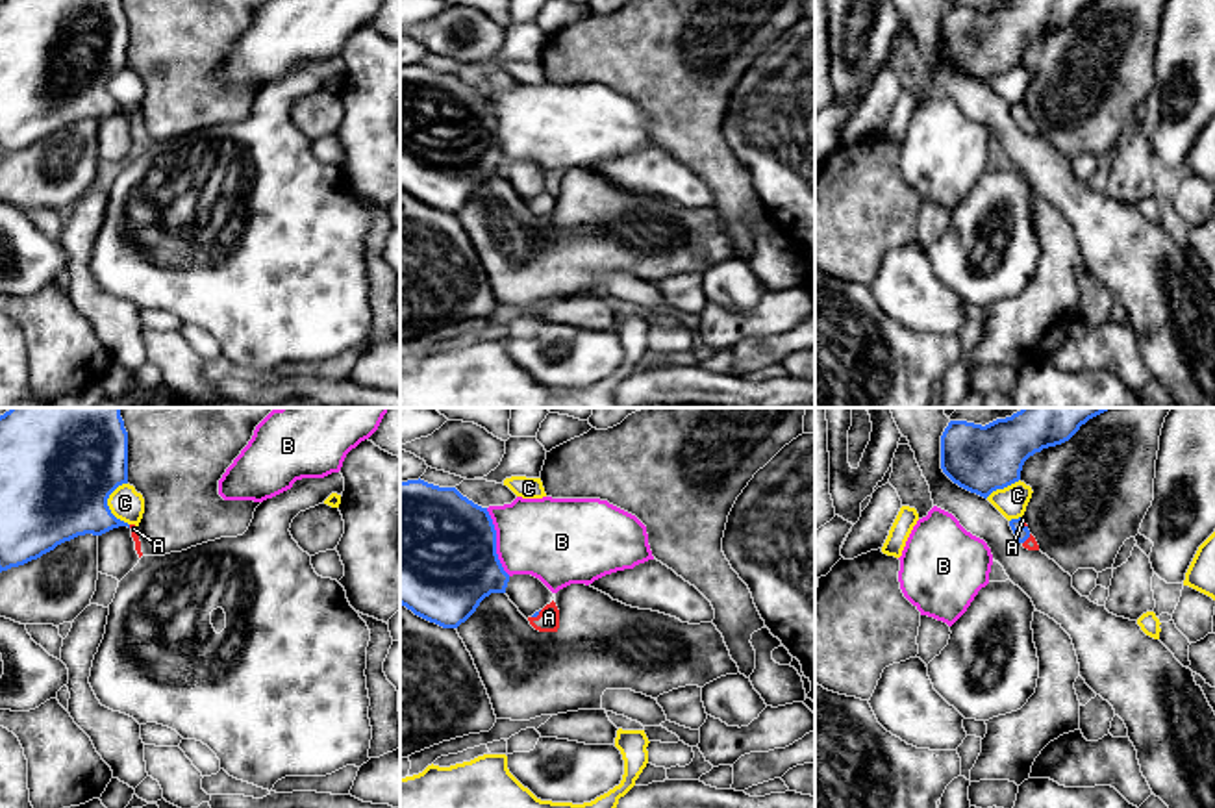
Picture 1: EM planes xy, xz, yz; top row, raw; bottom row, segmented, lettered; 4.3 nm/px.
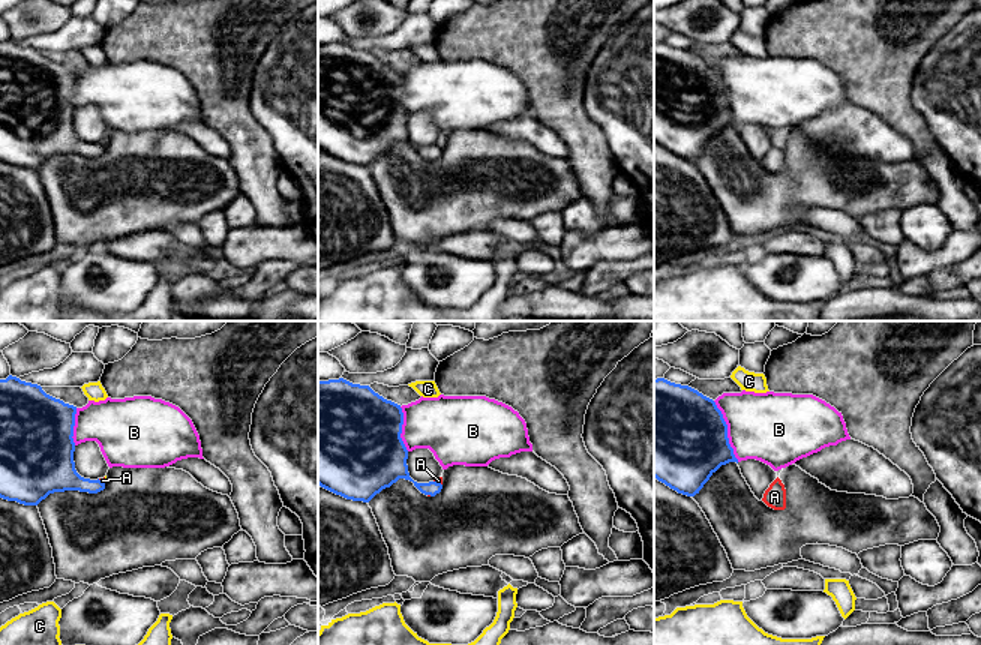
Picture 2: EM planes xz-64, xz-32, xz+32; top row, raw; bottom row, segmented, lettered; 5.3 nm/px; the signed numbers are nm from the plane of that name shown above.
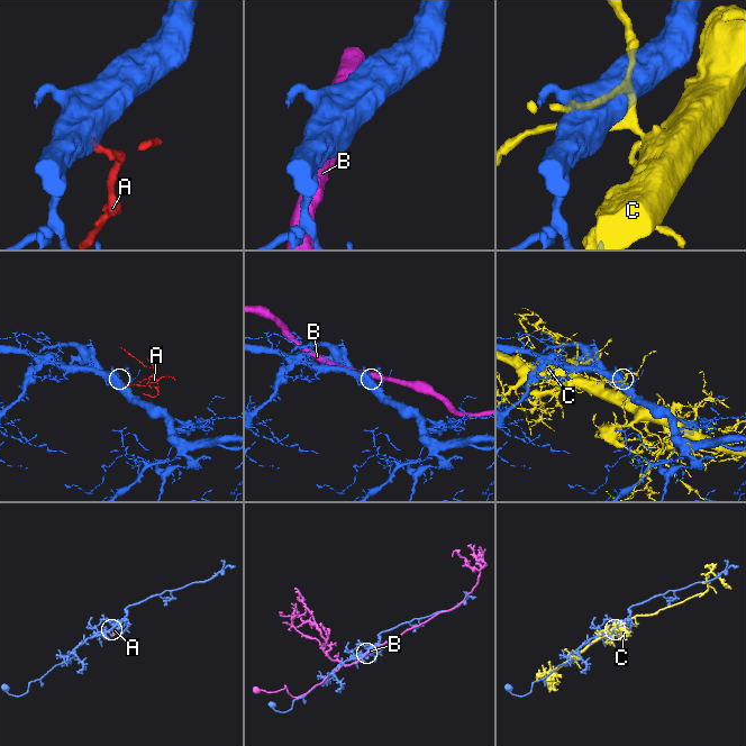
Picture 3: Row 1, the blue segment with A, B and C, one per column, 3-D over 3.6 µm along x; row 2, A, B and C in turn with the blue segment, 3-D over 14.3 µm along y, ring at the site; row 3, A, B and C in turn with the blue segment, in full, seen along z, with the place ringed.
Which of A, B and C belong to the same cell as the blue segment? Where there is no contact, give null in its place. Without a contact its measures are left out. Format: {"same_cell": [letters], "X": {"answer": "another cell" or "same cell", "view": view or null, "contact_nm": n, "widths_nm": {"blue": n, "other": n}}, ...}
{"same_cell": ["A"], "A": {"answer": "same cell", "view": "xz", "contact_nm": 60, "widths_nm": {"blue": 20, "other": 100}}, "B": {"answer": "another cell", "view": "xz", "contact_nm": 320, "widths_nm": {"blue": 500, "other": 360}}, "C": {"answer": "another cell", "view": "xy", "contact_nm": 190, "widths_nm": {"blue": 480, "other": 140}}}

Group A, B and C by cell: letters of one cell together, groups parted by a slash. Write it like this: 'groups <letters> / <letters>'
groups A / B / C

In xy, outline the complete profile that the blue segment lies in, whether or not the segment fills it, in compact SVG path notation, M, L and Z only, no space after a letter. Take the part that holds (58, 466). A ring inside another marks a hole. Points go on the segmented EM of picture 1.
M11 408L0 415L0 573L78 536L130 528L107 506L109 495L122 484L128 484L128 432L120 408Z

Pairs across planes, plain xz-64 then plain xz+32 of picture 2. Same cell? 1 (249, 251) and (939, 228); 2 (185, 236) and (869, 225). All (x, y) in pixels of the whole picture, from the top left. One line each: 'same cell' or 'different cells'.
1: different cells
2: different cells

